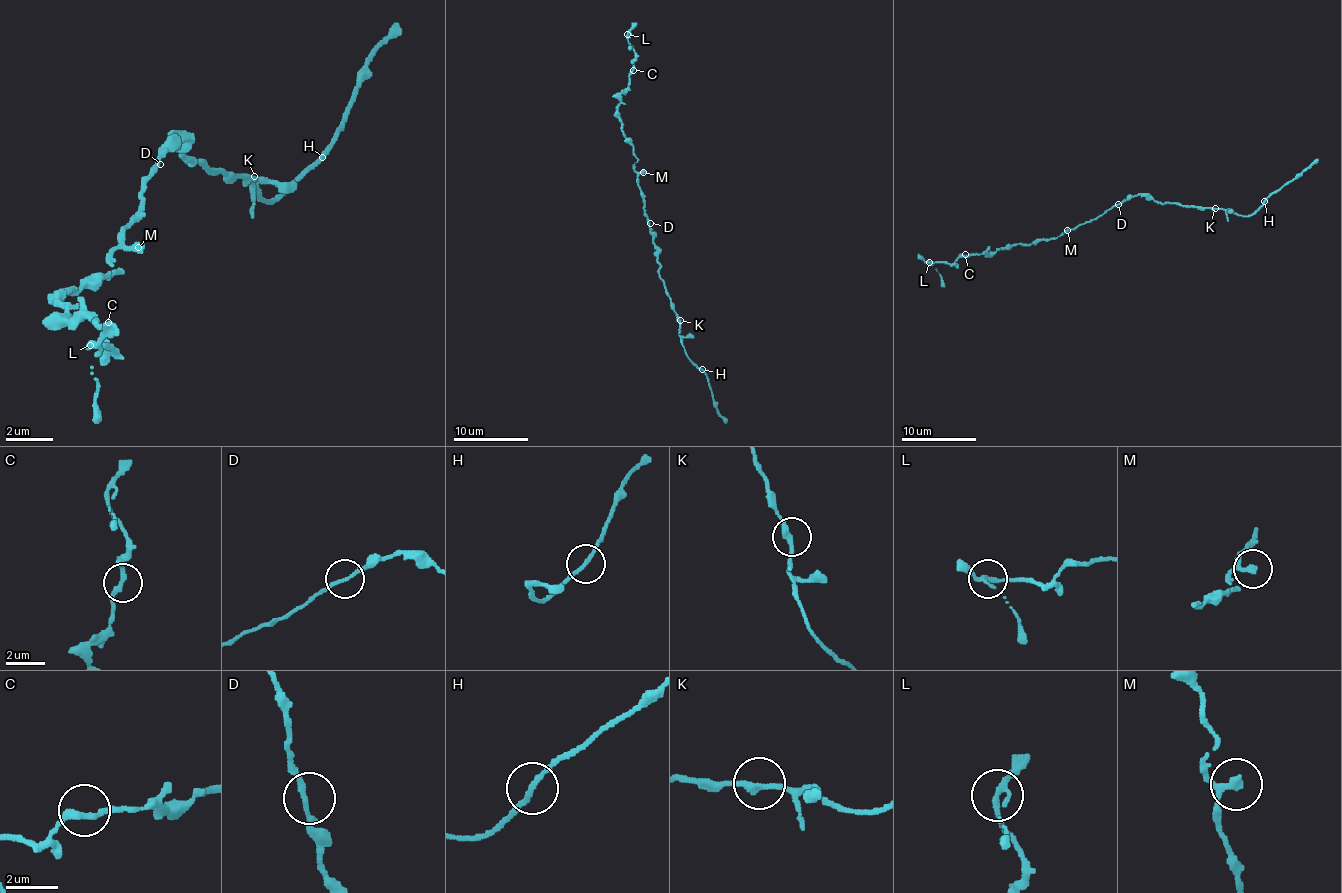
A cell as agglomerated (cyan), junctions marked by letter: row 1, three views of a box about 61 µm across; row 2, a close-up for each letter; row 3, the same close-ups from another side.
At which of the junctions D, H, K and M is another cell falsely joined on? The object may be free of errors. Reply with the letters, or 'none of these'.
none of these

